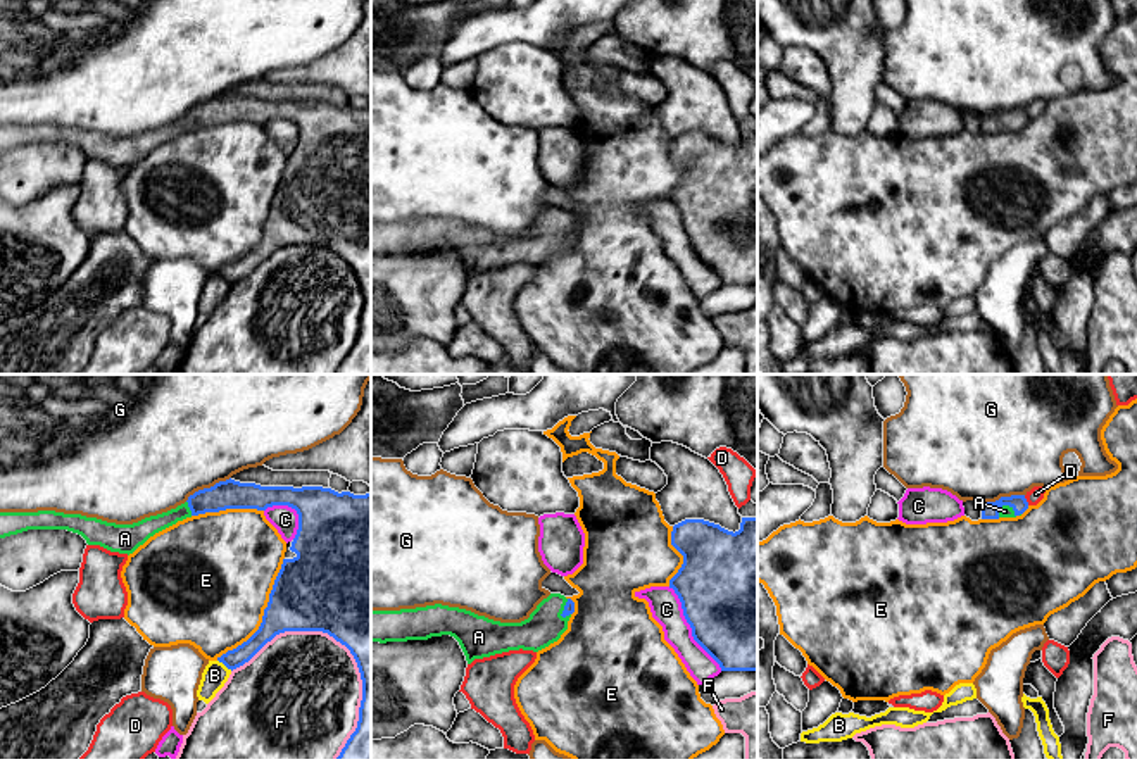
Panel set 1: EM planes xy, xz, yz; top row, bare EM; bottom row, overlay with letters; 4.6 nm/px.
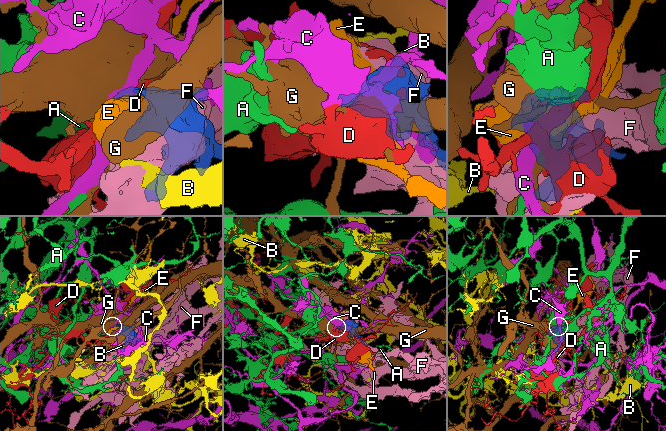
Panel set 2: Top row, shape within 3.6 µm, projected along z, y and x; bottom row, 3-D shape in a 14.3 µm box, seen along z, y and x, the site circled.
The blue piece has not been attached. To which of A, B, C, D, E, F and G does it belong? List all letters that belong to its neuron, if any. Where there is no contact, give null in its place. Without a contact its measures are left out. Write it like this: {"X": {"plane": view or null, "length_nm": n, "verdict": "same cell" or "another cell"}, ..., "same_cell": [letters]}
{"A": {"plane": "xy", "length_nm": 80, "verdict": "same cell"}, "B": {"plane": "xy", "length_nm": 90, "verdict": "another cell"}, "C": {"plane": "xz", "length_nm": 460, "verdict": "another cell"}, "D": {"plane": "yz", "length_nm": 50, "verdict": "another cell"}, "E": {"plane": "xy", "length_nm": 550, "verdict": "another cell"}, "F": {"plane": "xy", "length_nm": 650, "verdict": "another cell"}, "G": {"plane": "xy", "length_nm": 240, "verdict": "another cell"}, "same_cell": ["A"]}

